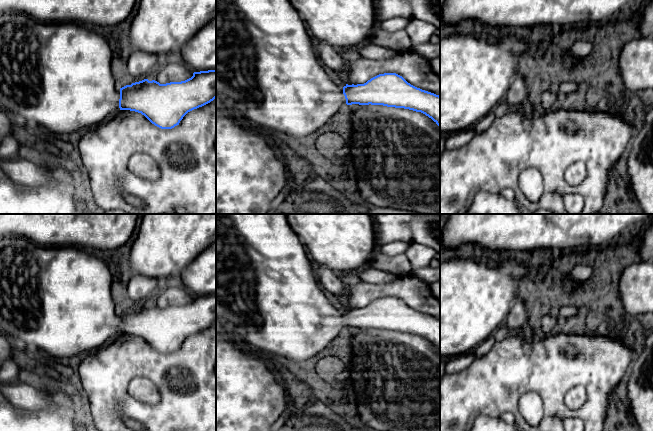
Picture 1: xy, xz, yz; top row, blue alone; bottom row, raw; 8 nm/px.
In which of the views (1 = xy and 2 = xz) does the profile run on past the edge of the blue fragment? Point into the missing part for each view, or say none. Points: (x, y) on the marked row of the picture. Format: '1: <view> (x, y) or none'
1: xy (58, 76)
2: xz (266, 63)

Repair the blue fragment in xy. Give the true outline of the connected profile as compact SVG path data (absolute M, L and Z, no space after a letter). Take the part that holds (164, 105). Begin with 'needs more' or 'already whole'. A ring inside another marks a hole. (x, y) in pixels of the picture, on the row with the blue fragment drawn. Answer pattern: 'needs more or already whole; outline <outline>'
needs more; outline M17 11L0 14L0 108L15 120L20 120L25 124L32 124L36 128L41 127L49 130L54 137L63 133L71 133L78 130L84 131L104 122L119 110L130 110L141 113L155 126L161 129L172 129L179 125L180 121L188 112L210 103L215 98L216 70L194 72L191 78L181 82L160 84L155 80L149 81L148 79L144 79L119 88L112 73L112 50L101 30L87 29L82 24L70 21L57 23L41 22L29 17L25 13Z

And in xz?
needs more; outline M216 0L216 94L218 94L225 102L230 103L235 107L241 107L243 109L243 119L246 124L254 124L264 127L266 134L273 138L280 134L287 134L292 136L298 142L302 142L309 135L316 133L321 127L329 122L330 118L337 111L343 110L347 105L352 104L383 105L421 112L431 118L440 127L440 96L411 85L402 76L396 73L379 74L364 84L346 84L344 87L335 84L330 79L325 71L325 67L318 59L316 48L312 43L312 36L309 33L306 24L289 0Z

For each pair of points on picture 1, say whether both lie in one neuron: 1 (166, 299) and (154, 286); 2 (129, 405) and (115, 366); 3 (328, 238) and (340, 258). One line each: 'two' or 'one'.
1: two
2: one
3: one

